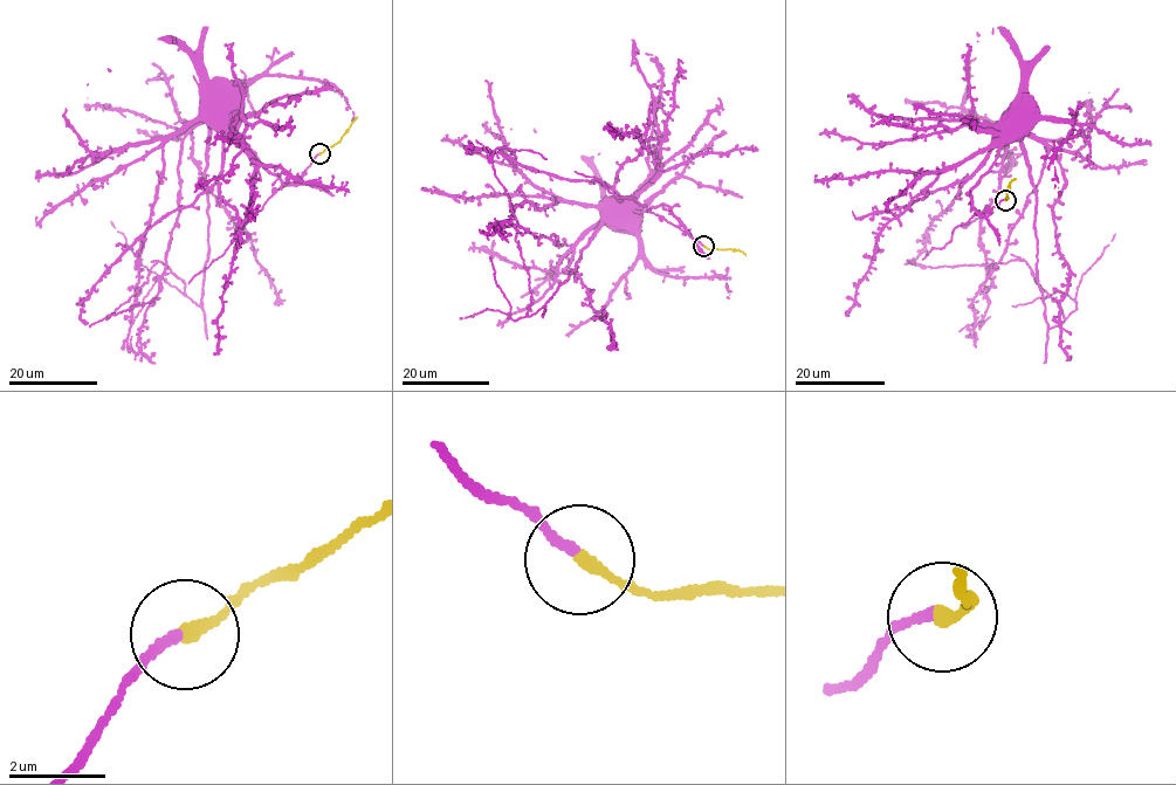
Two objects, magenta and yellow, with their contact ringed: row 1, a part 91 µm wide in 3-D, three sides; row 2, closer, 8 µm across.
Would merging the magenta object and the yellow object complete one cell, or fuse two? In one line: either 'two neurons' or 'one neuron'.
one neuron

